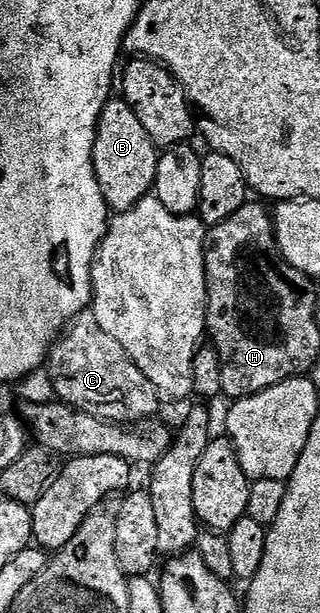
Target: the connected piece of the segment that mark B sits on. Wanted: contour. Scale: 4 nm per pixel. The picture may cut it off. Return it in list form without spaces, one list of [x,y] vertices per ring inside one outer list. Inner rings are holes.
[[[110,100],[104,106],[100,123],[96,126],[92,163],[102,196],[113,211],[134,208],[134,204],[153,193],[158,168],[158,147],[150,140],[146,128],[142,128],[142,120],[138,120],[127,102]]]

